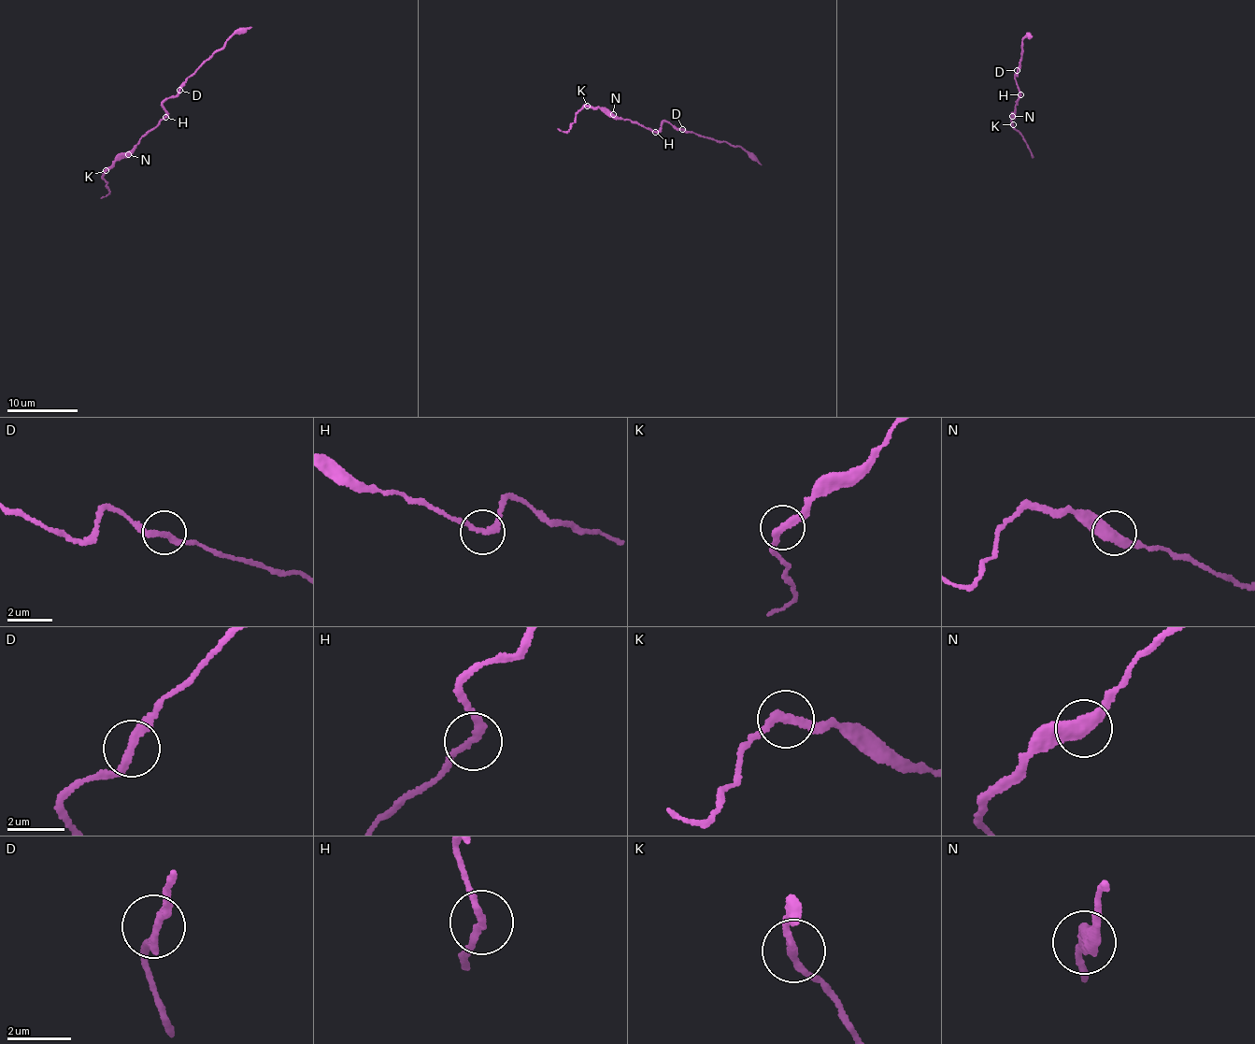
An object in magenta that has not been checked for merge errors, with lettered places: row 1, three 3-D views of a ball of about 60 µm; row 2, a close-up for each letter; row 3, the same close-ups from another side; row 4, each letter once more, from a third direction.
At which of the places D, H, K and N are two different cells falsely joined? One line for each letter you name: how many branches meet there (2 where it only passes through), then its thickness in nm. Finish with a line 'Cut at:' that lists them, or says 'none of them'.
K: Branches: 2. Thickness 240 nm
Cut at: K

